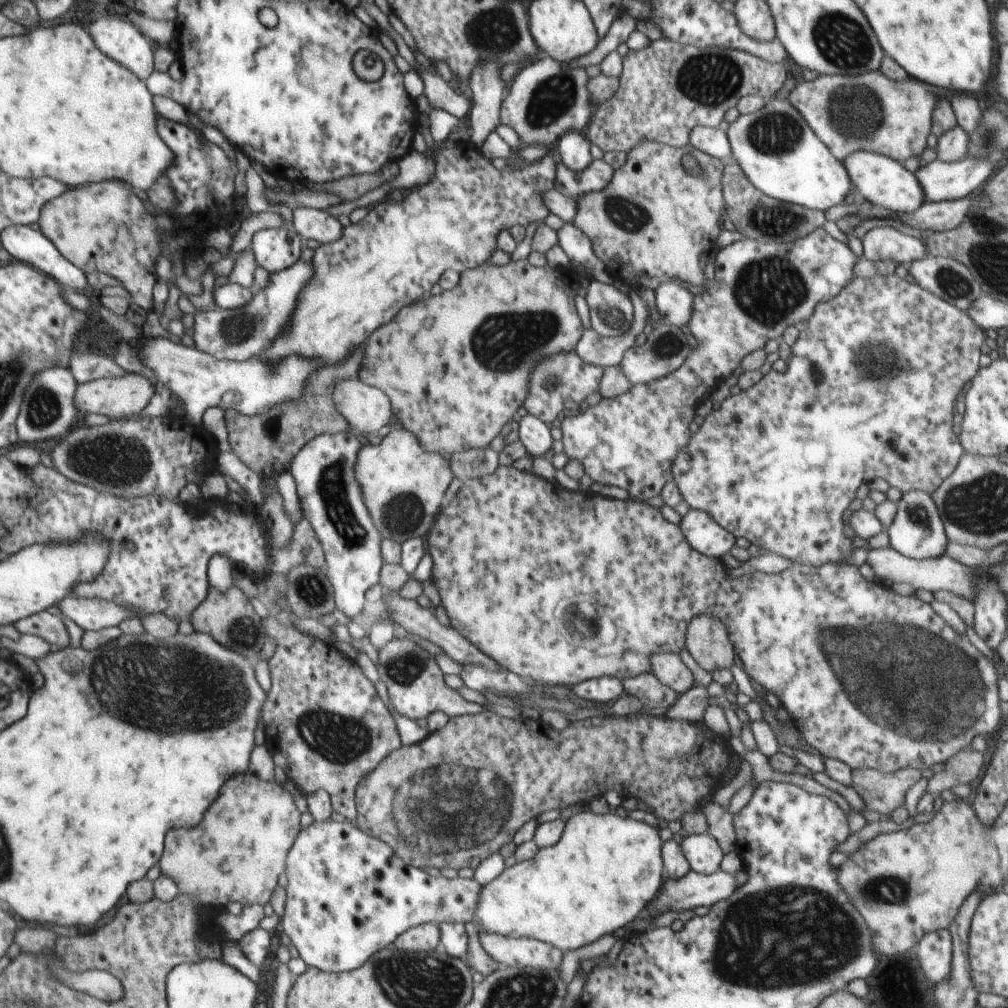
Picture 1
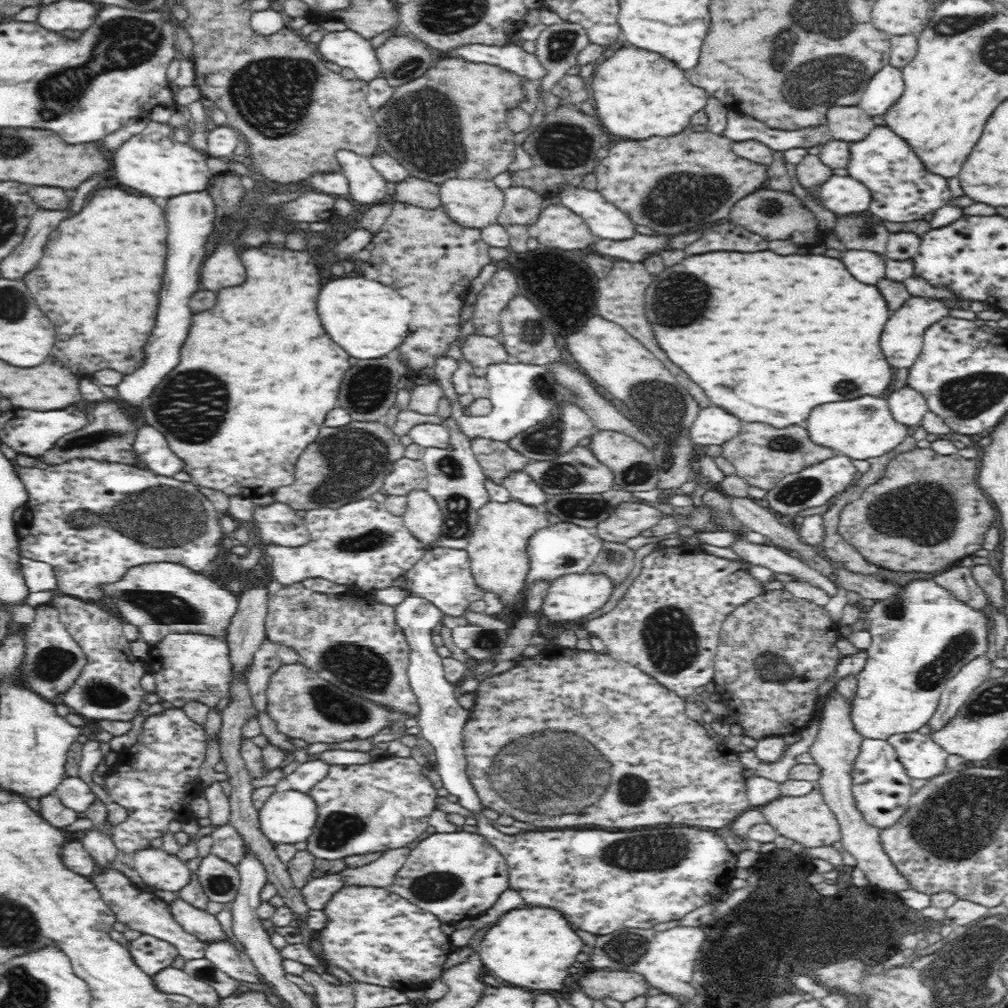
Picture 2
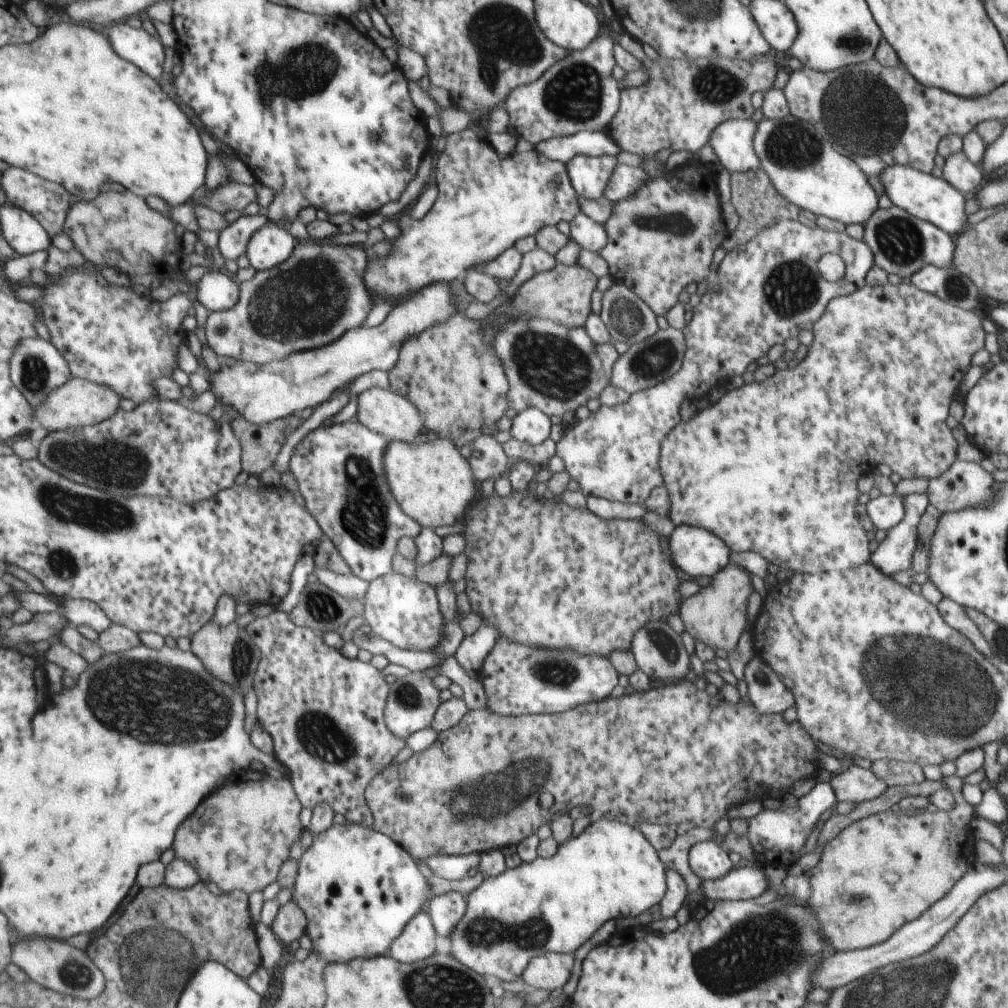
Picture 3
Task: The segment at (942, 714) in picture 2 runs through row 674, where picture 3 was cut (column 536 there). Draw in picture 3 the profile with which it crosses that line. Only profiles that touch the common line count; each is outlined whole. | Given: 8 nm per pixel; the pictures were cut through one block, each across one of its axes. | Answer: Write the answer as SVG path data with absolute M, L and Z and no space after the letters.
M545 952L533 956L524 971L524 982L530 989L546 989L552 992L564 986L572 974L574 957L568 953Z

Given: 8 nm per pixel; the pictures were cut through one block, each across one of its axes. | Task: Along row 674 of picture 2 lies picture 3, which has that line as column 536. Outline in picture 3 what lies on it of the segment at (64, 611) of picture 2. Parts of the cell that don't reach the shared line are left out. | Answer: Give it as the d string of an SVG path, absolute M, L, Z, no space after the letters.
M606 22L604 32L590 46L557 60L536 82L511 90L504 101L510 131L533 145L584 130L607 132L619 113L625 88L616 80L616 68L620 68L616 64L616 44L620 44L619 36Z

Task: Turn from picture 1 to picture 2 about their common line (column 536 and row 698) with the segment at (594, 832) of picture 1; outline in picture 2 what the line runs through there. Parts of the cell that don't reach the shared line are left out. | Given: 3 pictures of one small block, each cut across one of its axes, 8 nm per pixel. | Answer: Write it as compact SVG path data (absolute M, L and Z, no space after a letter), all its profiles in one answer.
M917 579L902 587L906 596L875 602L870 612L866 612L866 619L870 620L871 643L866 650L868 660L857 674L857 691L851 700L851 719L863 738L888 740L894 734L916 732L926 726L936 712L947 680L971 660L986 655L988 650L986 637L991 629L988 629L990 617L987 611L966 606L932 579Z

